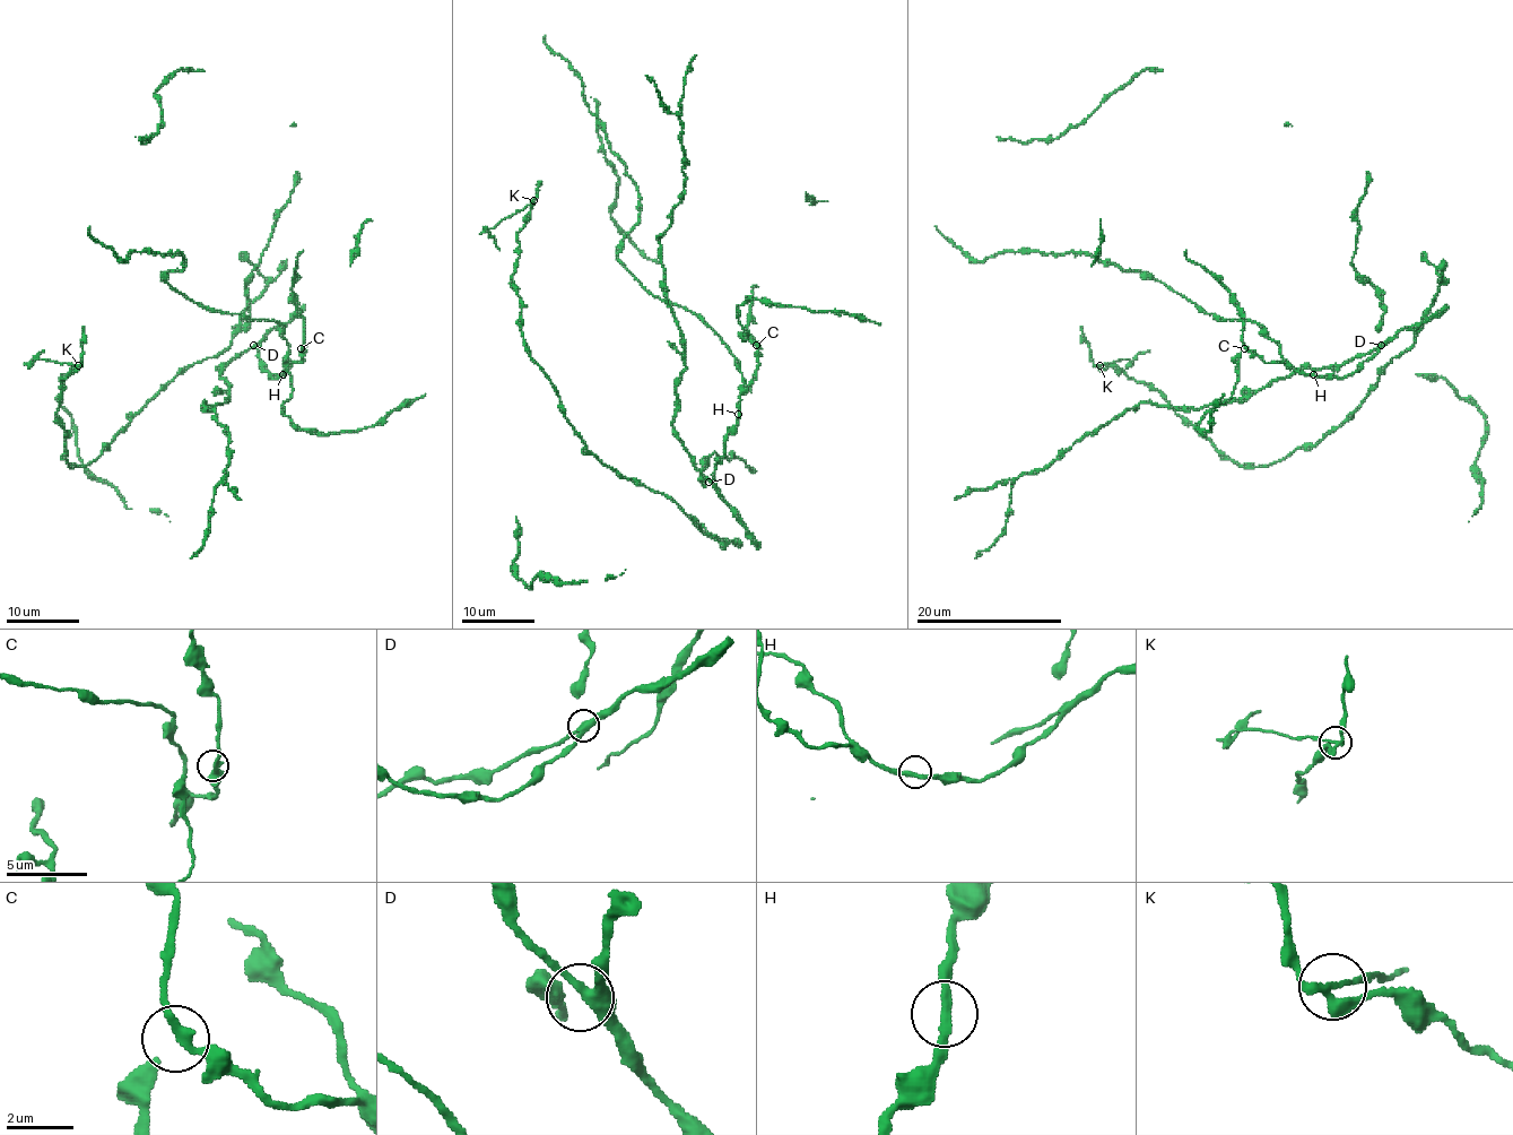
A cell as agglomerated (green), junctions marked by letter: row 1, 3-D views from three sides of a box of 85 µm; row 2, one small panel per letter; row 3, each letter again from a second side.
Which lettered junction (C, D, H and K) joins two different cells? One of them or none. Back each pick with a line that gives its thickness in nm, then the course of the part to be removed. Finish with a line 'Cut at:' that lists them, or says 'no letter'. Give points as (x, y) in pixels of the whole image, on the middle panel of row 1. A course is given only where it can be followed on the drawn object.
K: 220 nm | (535, 201), (488, 231), (500, 250)
Cut at: K

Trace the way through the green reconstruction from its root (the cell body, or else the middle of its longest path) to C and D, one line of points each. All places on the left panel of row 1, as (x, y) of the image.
C: (283, 375), (292, 363), (303, 361), (301, 348)
D: (283, 375), (270, 378), (253, 345)

